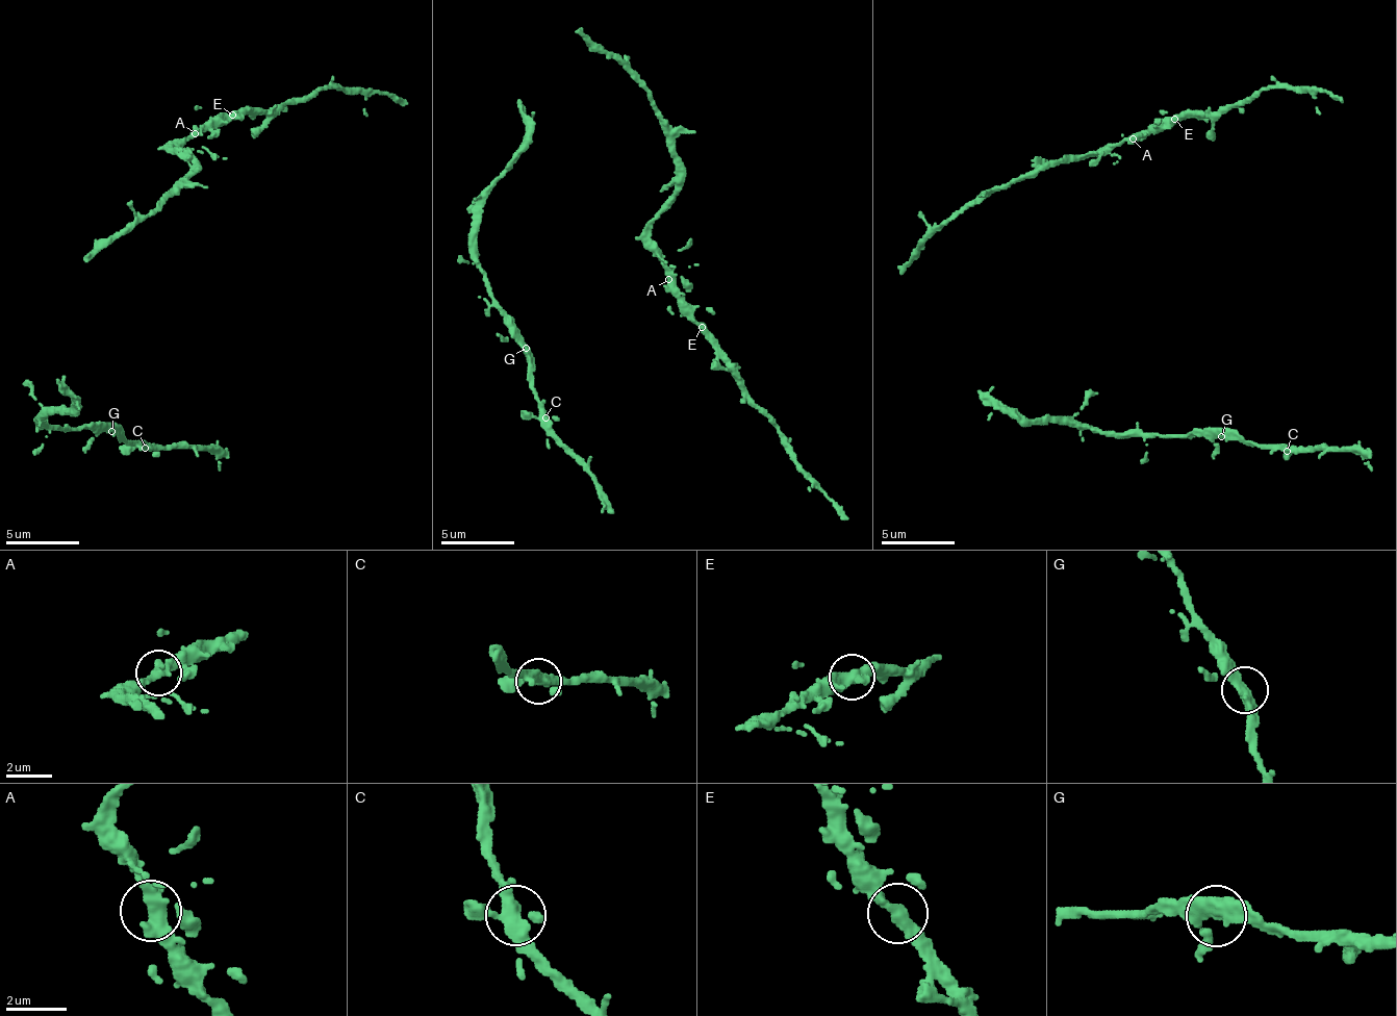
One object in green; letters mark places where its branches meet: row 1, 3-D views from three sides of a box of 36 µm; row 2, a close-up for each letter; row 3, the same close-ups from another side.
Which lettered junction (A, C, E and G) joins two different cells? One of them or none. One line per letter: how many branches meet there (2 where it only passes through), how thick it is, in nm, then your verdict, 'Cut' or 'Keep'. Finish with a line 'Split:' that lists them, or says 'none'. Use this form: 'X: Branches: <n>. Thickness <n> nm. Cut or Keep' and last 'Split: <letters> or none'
A: Branches: 2. Thickness 400 nm. Keep
C: Branches: 4. Thickness 360 nm. Keep
E: Branches: 2. Thickness 420 nm. Keep
G: Branches: 2. Thickness 440 nm. Keep
Split: none

